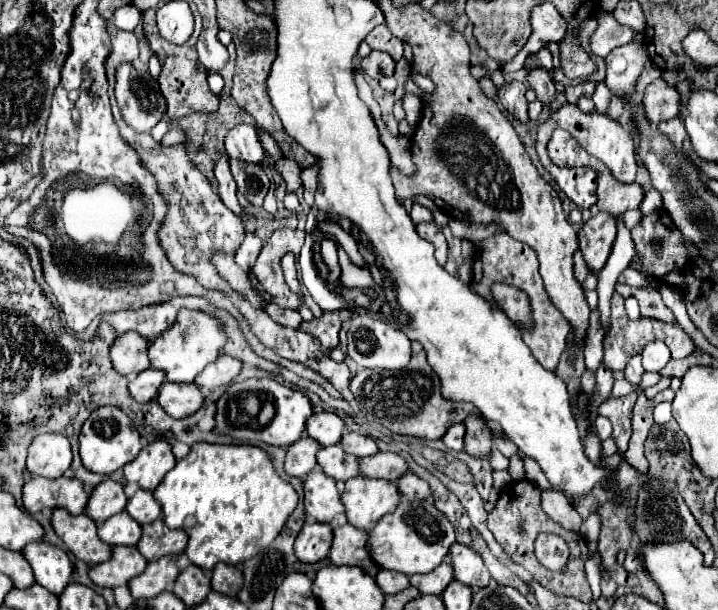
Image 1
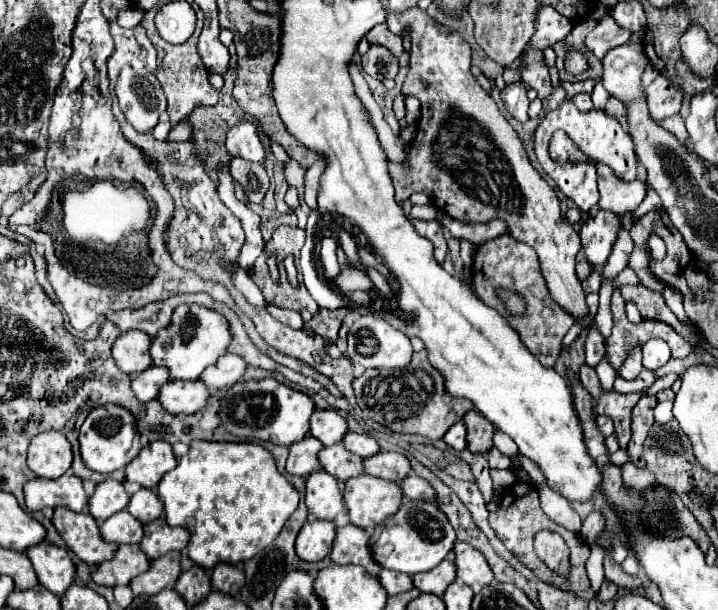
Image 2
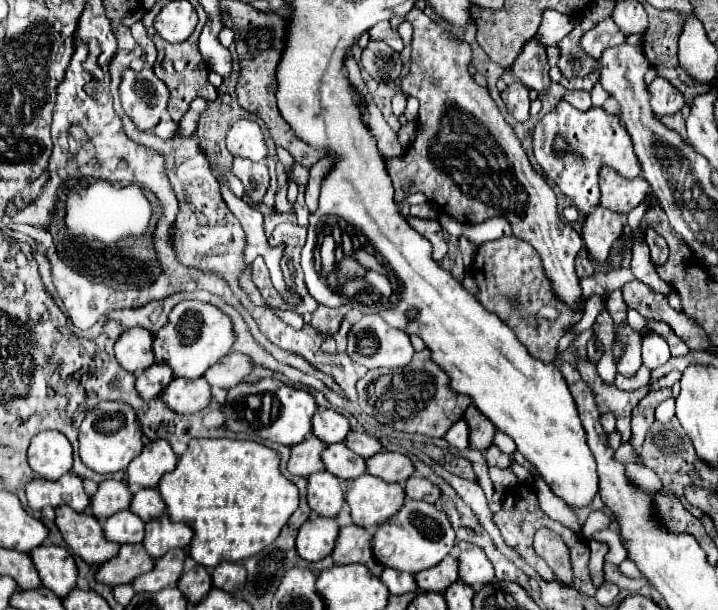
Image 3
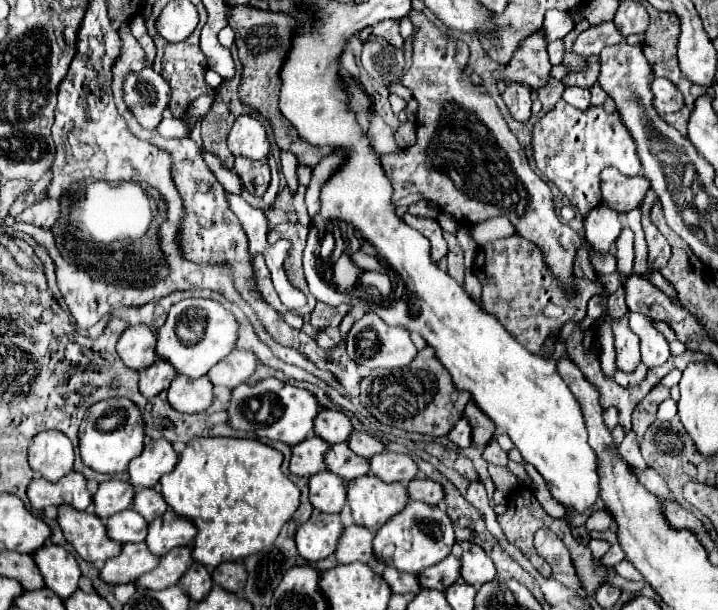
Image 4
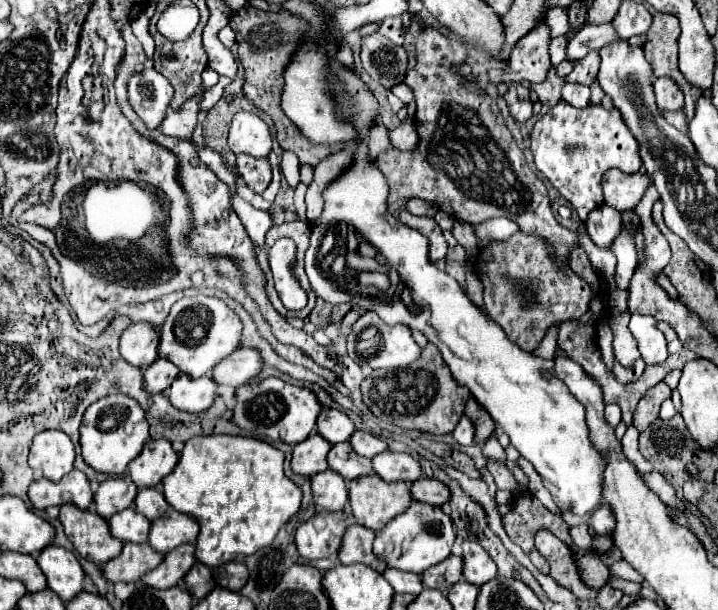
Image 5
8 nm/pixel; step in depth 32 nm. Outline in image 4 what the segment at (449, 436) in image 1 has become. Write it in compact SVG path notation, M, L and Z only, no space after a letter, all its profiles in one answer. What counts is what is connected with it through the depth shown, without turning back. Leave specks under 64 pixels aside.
M462 416L460 422L452 428L452 432L450 432L448 436L450 436L450 440L452 440L456 446L460 446L460 448L470 446L470 444L472 444L472 428L470 428L468 420Z

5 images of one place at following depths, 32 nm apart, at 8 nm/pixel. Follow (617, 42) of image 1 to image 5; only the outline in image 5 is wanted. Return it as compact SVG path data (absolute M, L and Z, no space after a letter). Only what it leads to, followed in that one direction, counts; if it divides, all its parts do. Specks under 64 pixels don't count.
M586 24L580 32L574 34L574 38L566 46L566 60L578 60L584 58L590 50L598 50L604 44L610 44L618 40L616 30L612 24Z

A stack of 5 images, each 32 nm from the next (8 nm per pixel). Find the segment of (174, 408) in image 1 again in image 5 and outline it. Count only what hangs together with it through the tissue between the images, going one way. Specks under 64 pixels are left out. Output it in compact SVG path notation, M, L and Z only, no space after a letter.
M180 374L170 386L170 402L184 412L202 412L208 410L218 398L216 388L218 382L212 376L190 378Z

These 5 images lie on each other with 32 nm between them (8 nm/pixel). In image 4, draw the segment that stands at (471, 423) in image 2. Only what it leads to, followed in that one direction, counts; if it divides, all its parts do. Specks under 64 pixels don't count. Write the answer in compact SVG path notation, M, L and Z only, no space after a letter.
M472 400L466 404L464 416L472 424L472 442L476 446L488 444L488 440L494 436L494 428L496 428L492 424L492 420L488 420L488 416L484 412L480 412L480 408L476 408L476 404L472 404Z

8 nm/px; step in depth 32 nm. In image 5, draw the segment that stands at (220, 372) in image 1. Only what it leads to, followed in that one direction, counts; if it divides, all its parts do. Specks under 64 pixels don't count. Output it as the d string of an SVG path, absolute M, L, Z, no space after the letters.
M238 348L232 356L226 356L216 368L212 370L212 378L220 384L228 386L242 386L252 378L258 378L262 372L262 356L258 348Z

